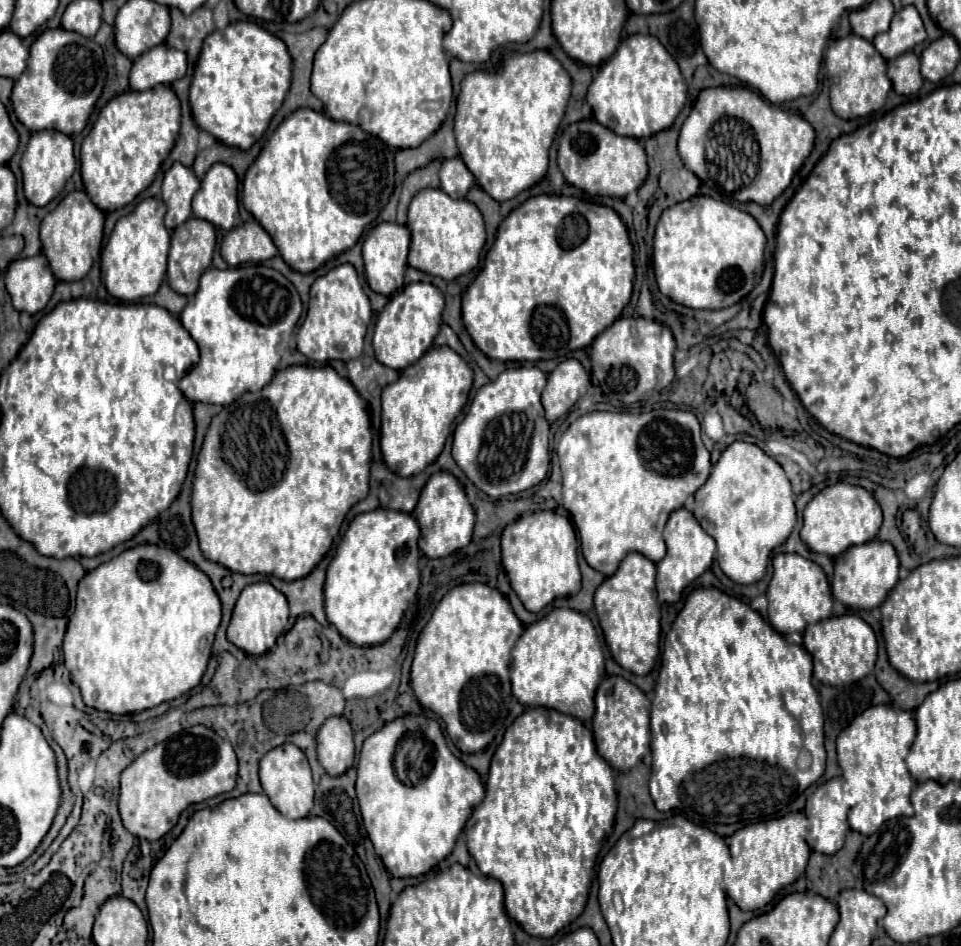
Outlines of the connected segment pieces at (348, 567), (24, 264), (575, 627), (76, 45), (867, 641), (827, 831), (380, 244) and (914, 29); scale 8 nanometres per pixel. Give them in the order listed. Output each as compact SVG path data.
M375 509L357 515L327 567L325 613L329 623L359 647L385 643L399 627L419 589L419 525L409 513Z
M43 253L13 261L5 275L5 287L11 295L13 307L29 315L45 309L53 295L55 283L57 281Z
M553 609L533 625L527 625L511 651L513 695L525 707L547 707L591 723L595 713L595 689L601 681L603 651L591 619L573 609Z
M45 29L33 41L27 69L13 85L13 113L31 133L55 129L75 135L85 129L103 83L103 59L93 57L93 43L87 37L65 29Z
M857 615L829 617L809 625L803 633L803 647L813 657L813 677L831 687L851 685L869 675L877 661L877 639L873 629Z
M842 772L831 781L819 785L813 791L813 795L807 799L807 805L805 805L805 815L807 815L809 823L811 823L811 829L809 829L809 835L807 835L807 845L813 851L819 851L823 855L837 853L845 843L845 835L849 831L853 831L849 827L847 816L851 809L859 807L857 803L859 803L859 793L849 791L849 785L842 778Z
M379 223L363 243L363 261L365 277L369 287L375 293L391 297L403 289L403 275L407 269L407 251L409 251L409 229L399 223Z
M913 5L903 7L895 13L891 21L891 29L875 37L875 49L883 55L883 59L895 59L901 53L911 51L915 45L923 43L927 37L923 21Z

